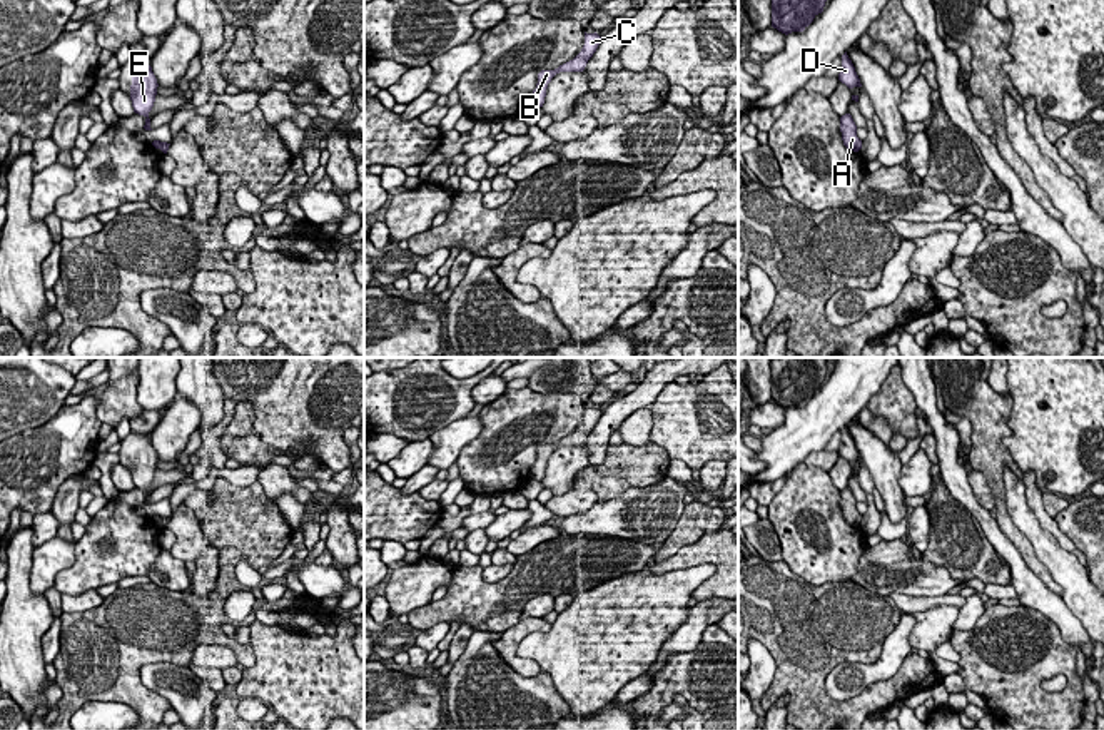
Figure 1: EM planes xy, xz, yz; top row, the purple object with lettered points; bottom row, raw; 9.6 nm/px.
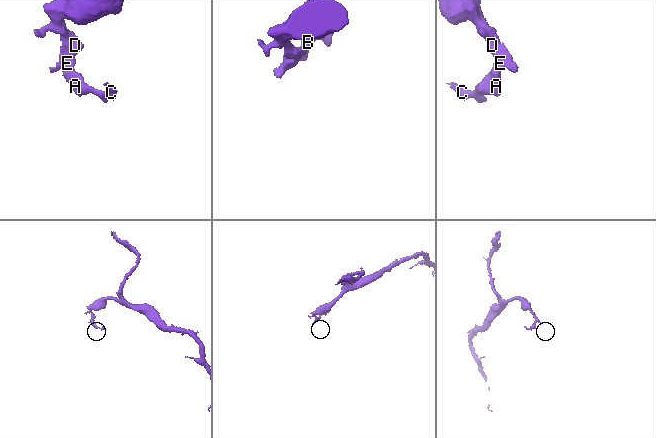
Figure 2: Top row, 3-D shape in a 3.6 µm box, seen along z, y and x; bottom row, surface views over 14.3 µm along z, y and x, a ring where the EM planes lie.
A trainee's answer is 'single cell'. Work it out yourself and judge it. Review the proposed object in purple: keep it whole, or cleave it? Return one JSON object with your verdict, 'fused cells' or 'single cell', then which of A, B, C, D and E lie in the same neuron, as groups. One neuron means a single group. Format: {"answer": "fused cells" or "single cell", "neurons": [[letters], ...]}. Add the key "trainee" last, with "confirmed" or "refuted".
{"answer": "single cell", "neurons": [["A", "B", "C", "D", "E"]], "trainee": "confirmed"}

